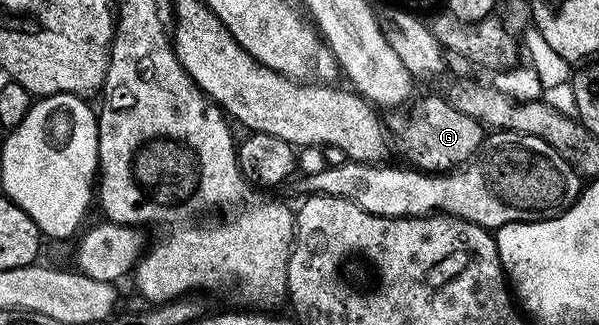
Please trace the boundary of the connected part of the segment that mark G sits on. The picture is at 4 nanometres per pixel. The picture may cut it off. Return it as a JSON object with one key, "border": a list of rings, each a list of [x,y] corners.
{"border":[[[443,94],[426,96],[425,99],[413,109],[412,115],[396,114],[400,113],[389,114],[392,116],[387,116],[386,119],[386,127],[390,132],[391,138],[394,140],[395,150],[397,147],[397,149],[409,159],[407,162],[411,164],[413,168],[425,173],[451,173],[457,170],[461,165],[467,163],[484,143],[486,134],[484,124],[479,123],[474,117],[466,117],[466,113],[454,109],[454,105],[449,103]]]}

